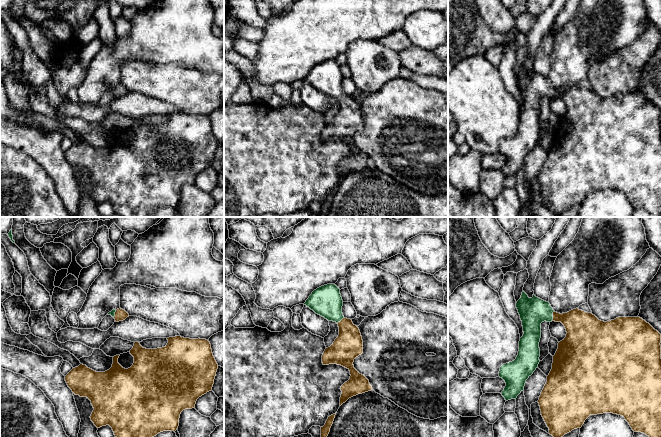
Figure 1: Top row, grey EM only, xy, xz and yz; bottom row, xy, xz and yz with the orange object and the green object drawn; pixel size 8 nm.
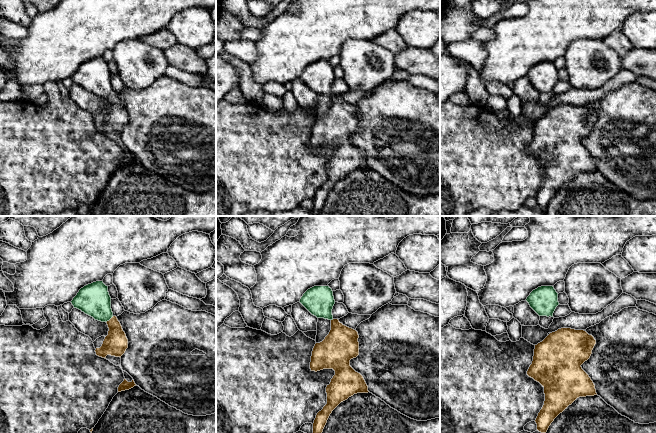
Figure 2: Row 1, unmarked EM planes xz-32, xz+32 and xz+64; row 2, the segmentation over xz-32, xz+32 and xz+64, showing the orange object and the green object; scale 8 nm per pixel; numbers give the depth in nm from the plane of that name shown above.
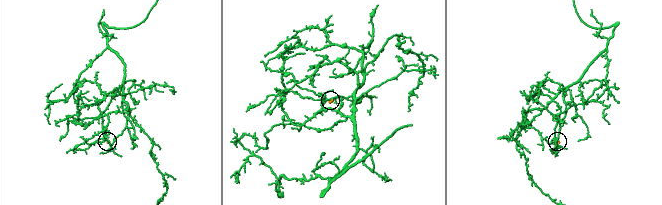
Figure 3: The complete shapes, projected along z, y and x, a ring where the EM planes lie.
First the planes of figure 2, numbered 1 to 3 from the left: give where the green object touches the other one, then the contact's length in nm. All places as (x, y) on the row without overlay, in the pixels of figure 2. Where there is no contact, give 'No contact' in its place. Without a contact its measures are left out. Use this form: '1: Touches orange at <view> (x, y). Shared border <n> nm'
1: Touches orange at xz-32 (110, 95). Shared border 80 nm
2: Touches orange at xz+32 (333, 95). Shared border 30 nm
3: No contact

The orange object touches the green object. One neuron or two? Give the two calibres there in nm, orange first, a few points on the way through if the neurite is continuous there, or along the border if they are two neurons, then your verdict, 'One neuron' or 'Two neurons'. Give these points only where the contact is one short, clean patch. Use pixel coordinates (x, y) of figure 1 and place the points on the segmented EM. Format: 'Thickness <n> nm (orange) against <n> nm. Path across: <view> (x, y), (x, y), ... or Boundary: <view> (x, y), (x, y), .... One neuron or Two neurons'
Thickness 260 nm (orange) against 220 nm. Path across: yz (581, 327), (575, 321), (553, 316), (543, 311), (533, 311). One neuron

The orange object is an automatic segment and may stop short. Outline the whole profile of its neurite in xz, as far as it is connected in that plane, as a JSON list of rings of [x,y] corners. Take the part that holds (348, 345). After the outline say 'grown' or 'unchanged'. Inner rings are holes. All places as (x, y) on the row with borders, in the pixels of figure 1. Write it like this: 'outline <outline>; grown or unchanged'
outline [[[327,284],[314,290],[304,303],[316,314],[338,324],[339,335],[322,355],[323,365],[337,364],[350,371],[350,379],[341,386],[340,406],[349,398],[373,390],[369,380],[353,365],[354,359],[363,353],[363,340],[359,328],[351,319],[343,316],[343,300],[335,284]]]; grown

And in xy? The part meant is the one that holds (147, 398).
outline [[[181,336],[167,338],[165,347],[143,348],[135,342],[129,351],[134,357],[133,365],[125,369],[118,363],[120,355],[113,357],[112,367],[105,372],[96,372],[86,365],[73,368],[65,381],[75,395],[87,397],[94,408],[90,418],[97,428],[109,425],[115,437],[154,437],[163,431],[176,431],[180,414],[185,409],[195,408],[199,397],[212,390],[218,364],[213,356],[211,344],[206,339],[190,339]]]; unchanged

